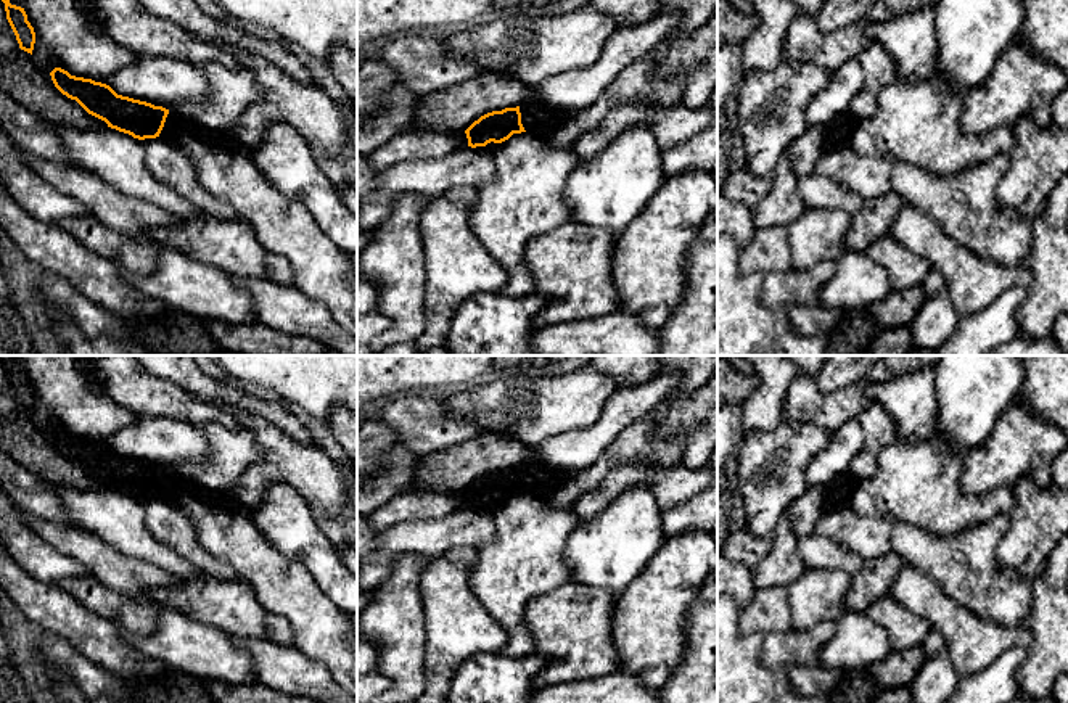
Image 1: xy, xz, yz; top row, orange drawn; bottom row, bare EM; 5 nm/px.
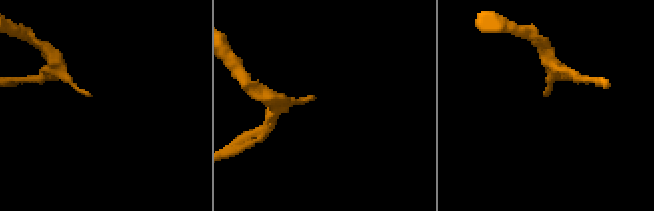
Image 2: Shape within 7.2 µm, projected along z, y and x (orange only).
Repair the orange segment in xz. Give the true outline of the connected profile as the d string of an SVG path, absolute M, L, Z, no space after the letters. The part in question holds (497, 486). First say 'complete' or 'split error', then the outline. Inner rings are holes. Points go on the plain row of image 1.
split error; M520 465L492 471L474 481L466 491L468 507L486 507L487 504L502 504L513 494L548 494L566 479L555 471L539 471L532 465Z

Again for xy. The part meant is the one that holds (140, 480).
split error; M61 428L51 433L55 447L71 460L76 460L88 475L105 481L108 487L129 494L134 499L172 500L179 494L201 494L211 507L228 507L233 512L251 510L236 500L228 500L217 492L203 494L195 483L146 462L117 455L109 446L92 439L71 436Z

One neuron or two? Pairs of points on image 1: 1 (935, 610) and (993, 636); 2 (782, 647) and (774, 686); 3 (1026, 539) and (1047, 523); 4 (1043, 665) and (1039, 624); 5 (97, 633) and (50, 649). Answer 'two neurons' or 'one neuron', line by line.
1: one neuron
2: two neurons
3: one neuron
4: one neuron
5: two neurons

